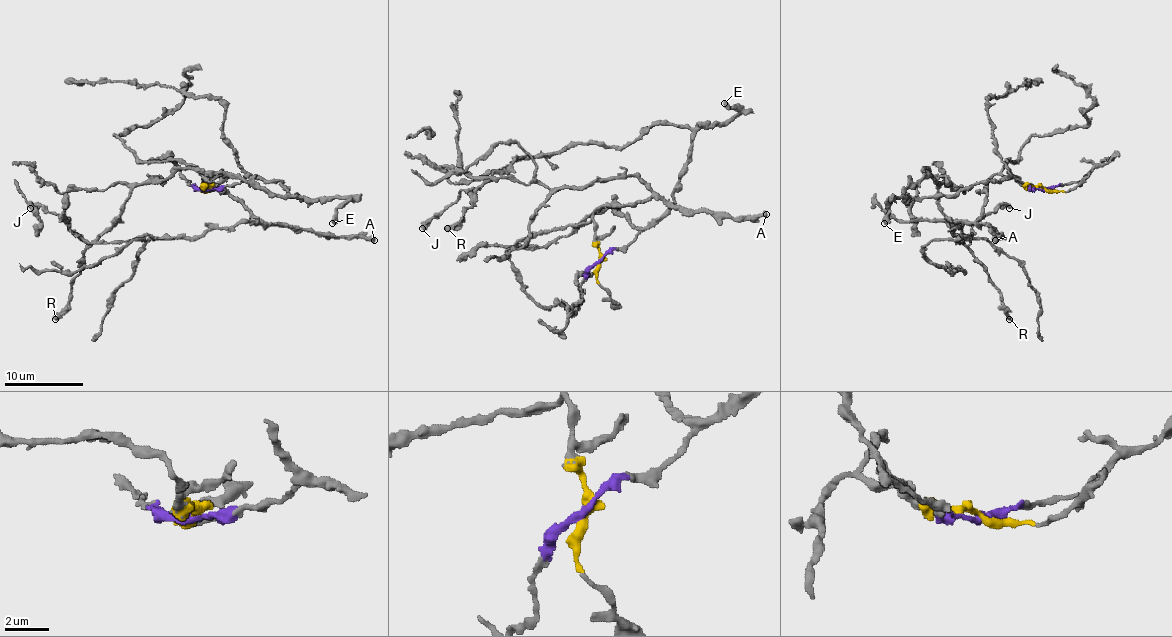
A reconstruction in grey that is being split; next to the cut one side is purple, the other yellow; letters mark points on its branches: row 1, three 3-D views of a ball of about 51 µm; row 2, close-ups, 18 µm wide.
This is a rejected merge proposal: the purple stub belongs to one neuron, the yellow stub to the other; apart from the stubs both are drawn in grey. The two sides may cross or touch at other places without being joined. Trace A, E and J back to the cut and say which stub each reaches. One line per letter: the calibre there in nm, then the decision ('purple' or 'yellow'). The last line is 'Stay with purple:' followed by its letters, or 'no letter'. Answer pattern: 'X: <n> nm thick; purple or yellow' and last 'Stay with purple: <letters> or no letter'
A: 440 nm thick; yellow
E: 600 nm thick; purple
J: 420 nm thick; purple
Stay with purple: E, J

